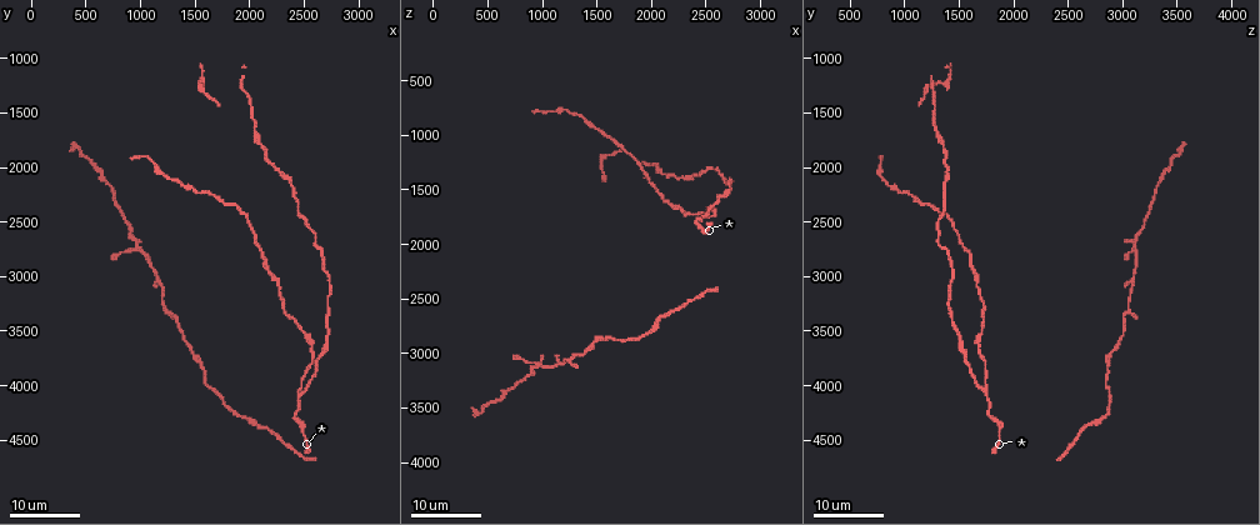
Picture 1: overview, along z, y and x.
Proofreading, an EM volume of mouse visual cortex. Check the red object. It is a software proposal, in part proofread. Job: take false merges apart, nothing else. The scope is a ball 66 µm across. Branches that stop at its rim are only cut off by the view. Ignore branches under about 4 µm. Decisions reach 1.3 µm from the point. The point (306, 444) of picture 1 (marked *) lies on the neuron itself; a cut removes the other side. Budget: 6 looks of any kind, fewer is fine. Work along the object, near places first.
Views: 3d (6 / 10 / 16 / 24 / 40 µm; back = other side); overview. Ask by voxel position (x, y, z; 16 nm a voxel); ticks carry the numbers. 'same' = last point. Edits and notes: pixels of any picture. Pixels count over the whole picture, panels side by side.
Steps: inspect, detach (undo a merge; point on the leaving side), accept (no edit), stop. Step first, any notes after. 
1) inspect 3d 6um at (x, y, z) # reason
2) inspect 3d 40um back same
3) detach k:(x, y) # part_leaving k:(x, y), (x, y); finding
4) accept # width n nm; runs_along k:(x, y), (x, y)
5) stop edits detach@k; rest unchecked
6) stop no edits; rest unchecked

inspect 3d 24um at (2000, 4320, 2800) # calibre changes

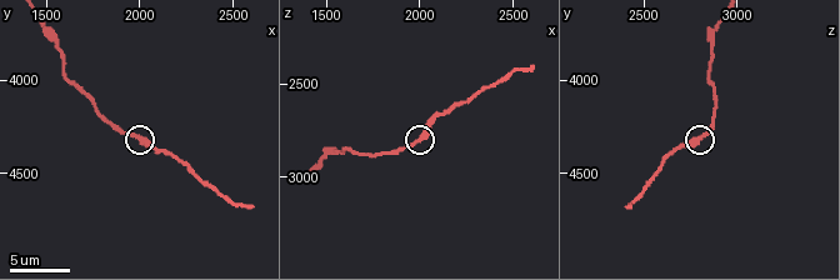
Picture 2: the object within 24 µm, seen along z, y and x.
inspect 3d 10um at (1980, 4300, 2800)

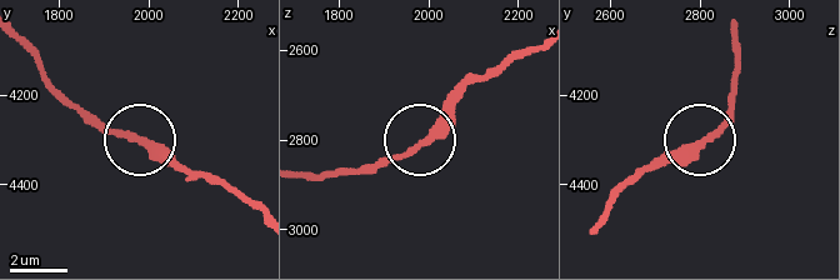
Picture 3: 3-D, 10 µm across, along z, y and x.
inspect 3d 6um at (1990, 4305, 2805)

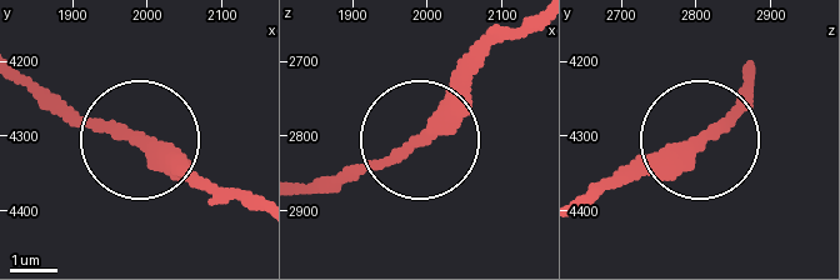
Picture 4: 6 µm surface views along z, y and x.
accept # width 330 nm; continuous, no second neuron

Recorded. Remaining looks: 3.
inspect 3d 24um at (1220, 3280, 3080) # three arms meet

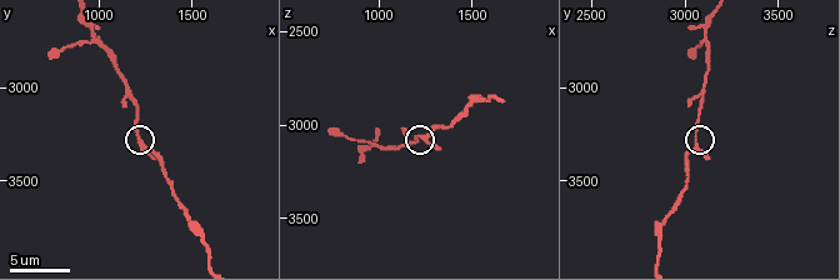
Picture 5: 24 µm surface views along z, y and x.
inspect 3d 6um at (1220, 3300, 3060)

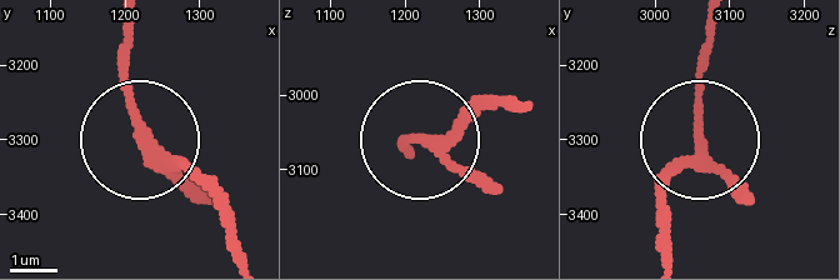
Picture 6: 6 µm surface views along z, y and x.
accept # arms 3; runs_along 6:(659, 251), (663, 191), (695, 156), (706, 24); continuous, no second neuron

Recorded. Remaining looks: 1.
inspect 3d 10um at (980, 2740, 3120) # four or more arms meet

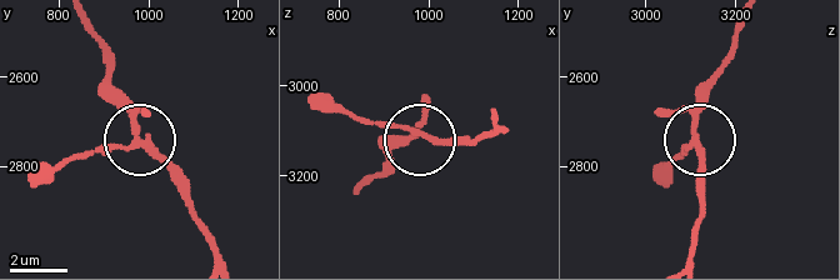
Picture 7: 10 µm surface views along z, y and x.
accept # arms 4; continuous, no second neuron

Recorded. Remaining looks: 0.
stop no edits; rest unchecked

